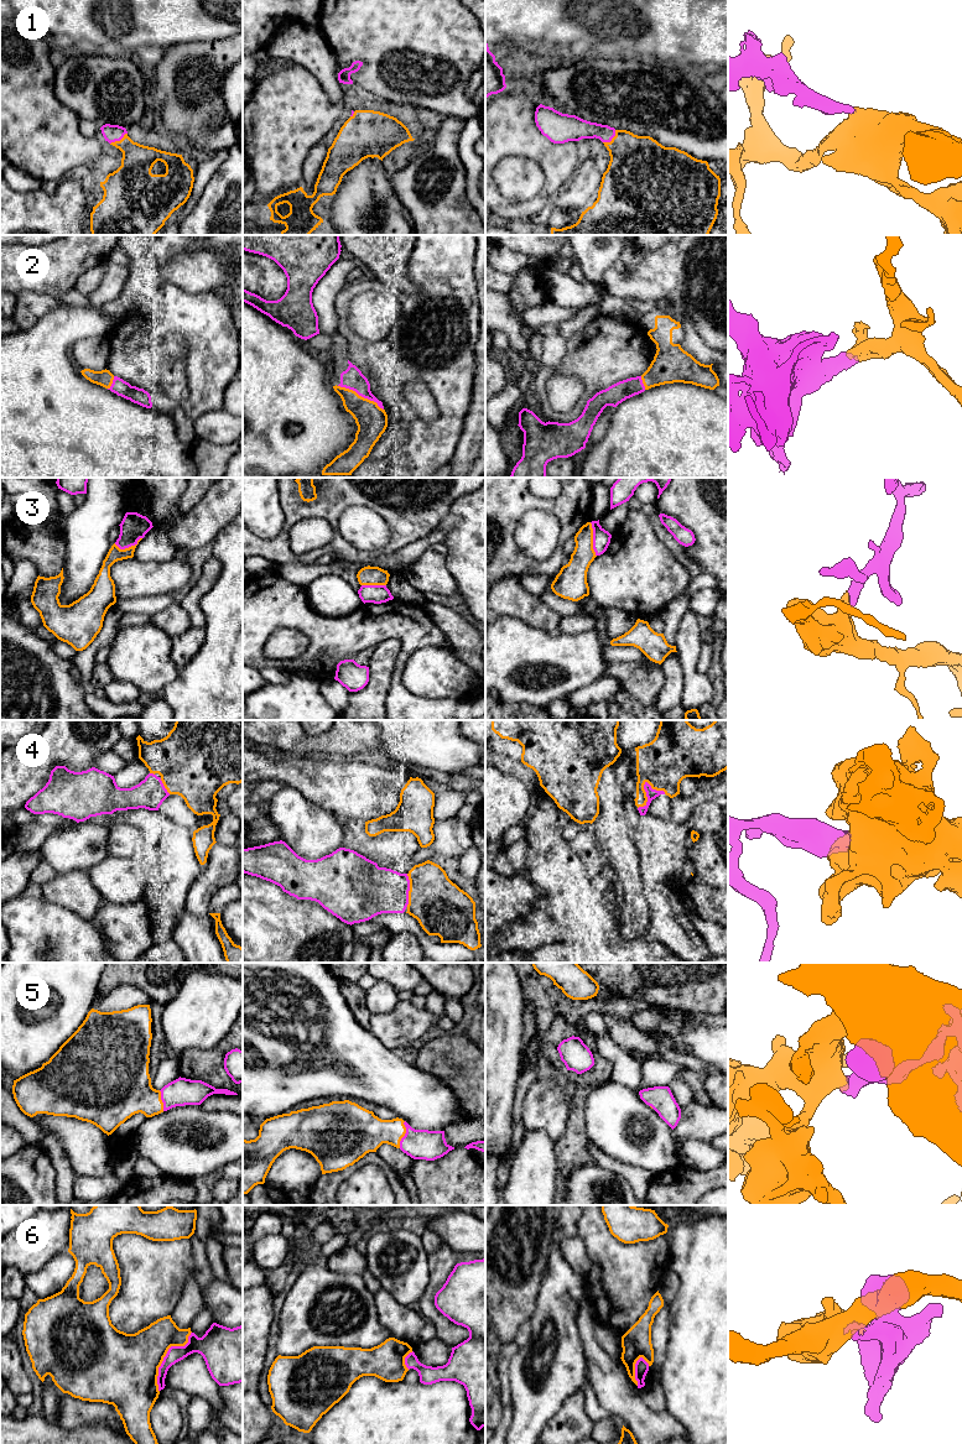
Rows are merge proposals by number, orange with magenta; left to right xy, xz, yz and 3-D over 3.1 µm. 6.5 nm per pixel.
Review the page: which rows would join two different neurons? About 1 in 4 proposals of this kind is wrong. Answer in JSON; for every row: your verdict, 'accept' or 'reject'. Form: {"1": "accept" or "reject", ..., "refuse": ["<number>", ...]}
{"1": "accept", "2": "accept", "3": "reject", "4": "accept", "5": "accept", "6": "accept", "refuse": ["3"]}

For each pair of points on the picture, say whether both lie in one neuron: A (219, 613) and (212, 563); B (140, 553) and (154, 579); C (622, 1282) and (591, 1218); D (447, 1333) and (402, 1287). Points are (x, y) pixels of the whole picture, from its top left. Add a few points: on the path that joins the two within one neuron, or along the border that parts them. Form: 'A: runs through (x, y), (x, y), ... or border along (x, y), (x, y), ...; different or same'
A: border along (213, 556), (220, 573), (201, 599), (202, 609); different
B: border along (134, 556), (141, 561), (172, 559); different
C: runs through (615, 1266), (602, 1247), (596, 1234); same
D: border along (428, 1275), (428, 1284), (415, 1306); different

